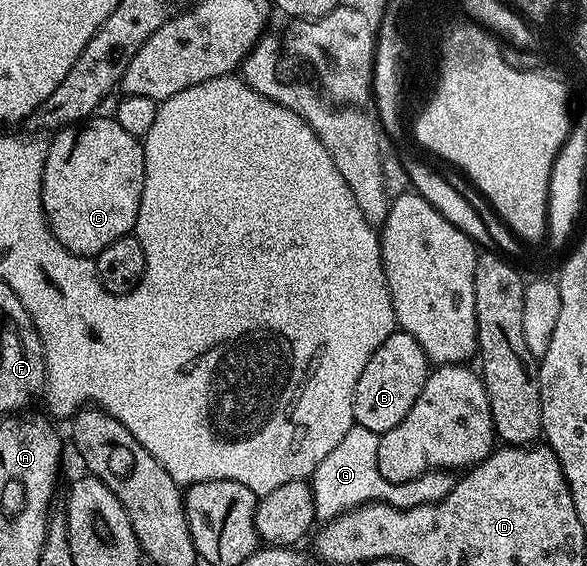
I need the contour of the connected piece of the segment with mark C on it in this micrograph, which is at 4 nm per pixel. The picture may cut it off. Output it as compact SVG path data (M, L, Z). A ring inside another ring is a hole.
M102 115L57 129L53 133L54 141L49 141L46 150L42 175L42 209L46 212L51 232L69 252L91 258L97 257L104 246L116 242L116 238L133 233L146 173L146 149L143 141L128 134L128 130L124 130L124 126L120 126L120 122L109 115Z

